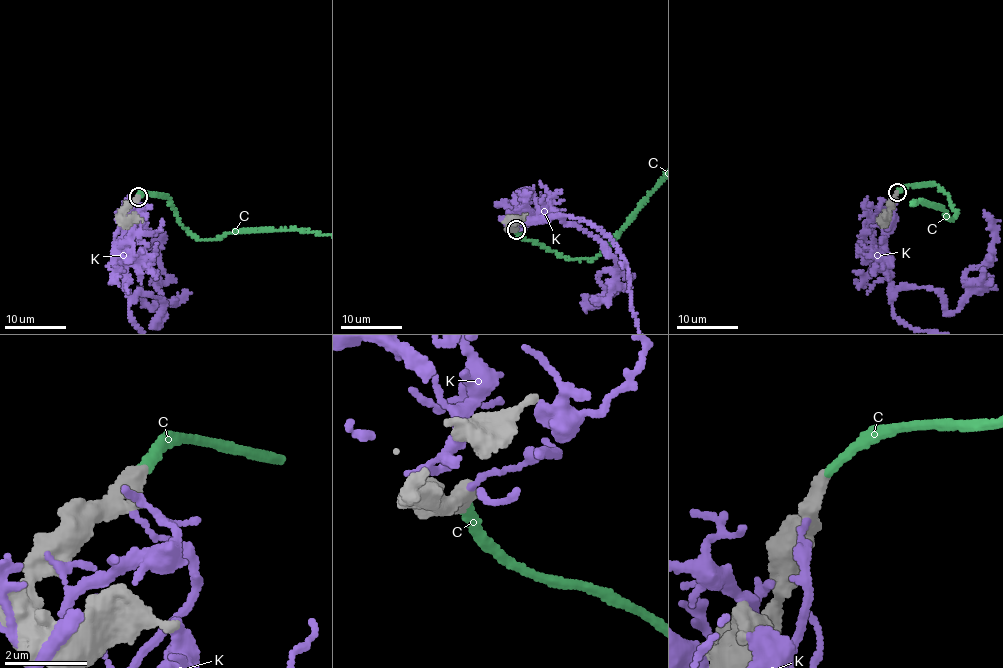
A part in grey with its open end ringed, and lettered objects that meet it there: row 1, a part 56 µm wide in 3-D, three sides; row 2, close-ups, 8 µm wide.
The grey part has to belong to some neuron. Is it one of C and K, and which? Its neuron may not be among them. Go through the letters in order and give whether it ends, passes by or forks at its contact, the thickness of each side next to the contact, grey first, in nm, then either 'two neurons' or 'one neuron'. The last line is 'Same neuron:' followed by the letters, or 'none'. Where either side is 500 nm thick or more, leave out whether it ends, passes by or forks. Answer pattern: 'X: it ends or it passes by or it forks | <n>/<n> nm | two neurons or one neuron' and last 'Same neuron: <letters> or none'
C: it ends | 380/220 nm | one neuron
K: 500/110 nm | two neurons
Same neuron: C

